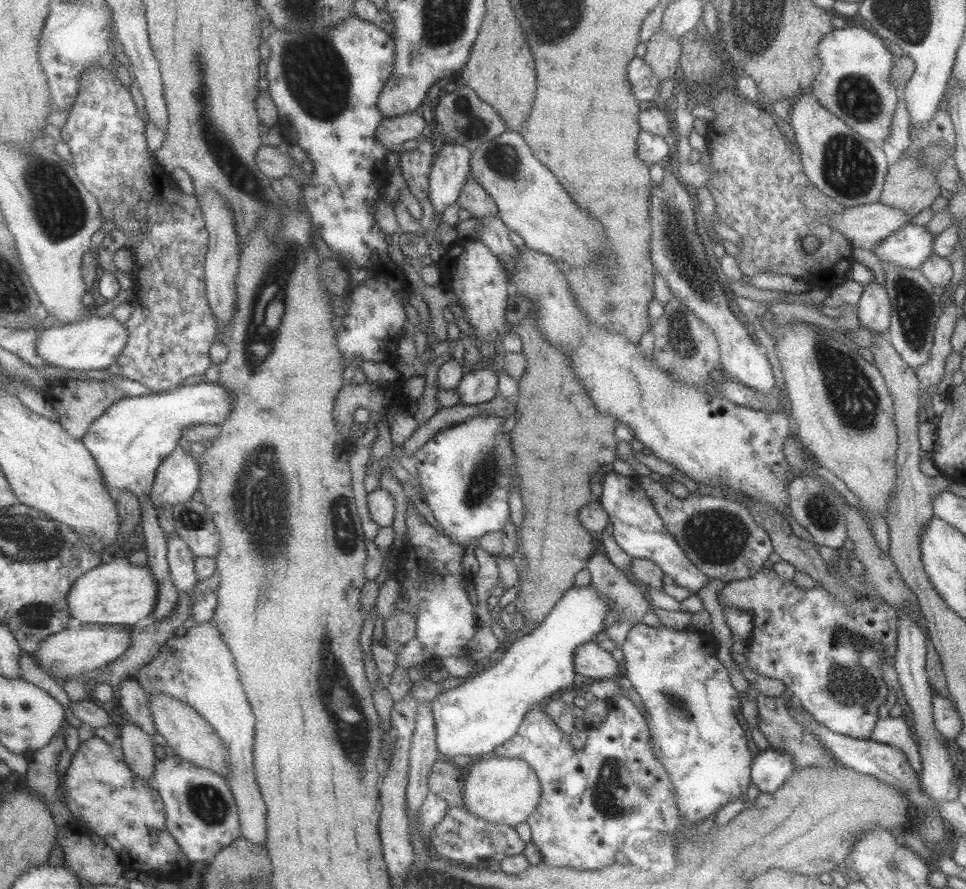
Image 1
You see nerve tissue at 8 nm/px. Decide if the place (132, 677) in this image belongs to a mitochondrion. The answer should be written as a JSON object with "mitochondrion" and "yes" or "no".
{"mitochondrion":"no"}

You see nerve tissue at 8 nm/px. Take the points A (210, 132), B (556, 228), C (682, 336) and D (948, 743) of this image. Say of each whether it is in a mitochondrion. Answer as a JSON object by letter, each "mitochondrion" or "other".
{"A":"mitochondrion","B":"other","C":"mitochondrion","D":"other"}

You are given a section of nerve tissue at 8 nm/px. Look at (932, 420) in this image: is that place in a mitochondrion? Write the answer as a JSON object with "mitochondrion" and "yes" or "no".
{"mitochondrion":"no"}

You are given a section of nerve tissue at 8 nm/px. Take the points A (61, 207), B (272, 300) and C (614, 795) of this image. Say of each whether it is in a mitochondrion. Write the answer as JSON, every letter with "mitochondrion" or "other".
{"A":"mitochondrion","B":"mitochondrion","C":"mitochondrion"}

